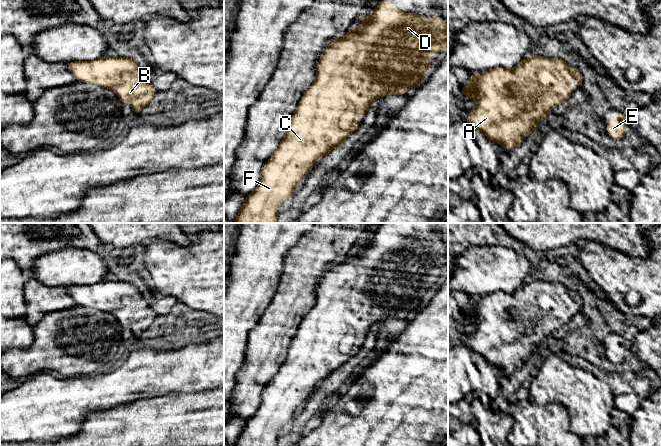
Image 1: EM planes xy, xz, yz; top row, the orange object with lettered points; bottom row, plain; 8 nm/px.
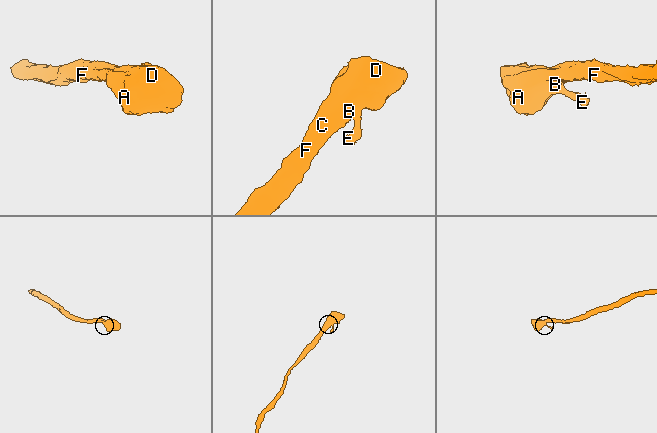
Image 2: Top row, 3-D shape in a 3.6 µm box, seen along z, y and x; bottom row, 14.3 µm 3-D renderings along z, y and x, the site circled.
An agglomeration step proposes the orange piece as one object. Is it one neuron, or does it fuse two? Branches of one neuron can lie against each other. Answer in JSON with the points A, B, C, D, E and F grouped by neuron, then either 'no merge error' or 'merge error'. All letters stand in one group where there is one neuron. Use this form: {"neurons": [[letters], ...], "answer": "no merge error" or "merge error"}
{"neurons": [["A", "B", "C", "D", "E", "F"]], "answer": "no merge error"}

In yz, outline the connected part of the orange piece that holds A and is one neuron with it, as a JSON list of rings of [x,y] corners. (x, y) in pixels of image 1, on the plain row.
[[[537,278],[522,284],[512,293],[503,291],[493,292],[482,297],[474,298],[470,305],[462,312],[462,320],[476,325],[476,330],[468,338],[469,347],[476,354],[482,356],[494,367],[500,368],[507,373],[512,373],[517,368],[523,367],[525,362],[536,357],[537,350],[545,340],[560,327],[566,325],[574,315],[570,309],[570,303],[576,302],[581,310],[583,301],[581,296],[574,290],[569,289],[560,282],[547,282]]]

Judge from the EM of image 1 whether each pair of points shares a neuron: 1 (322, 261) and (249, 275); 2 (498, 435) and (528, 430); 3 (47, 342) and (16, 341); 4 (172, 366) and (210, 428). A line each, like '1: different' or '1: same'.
1: different
2: different
3: different
4: different

